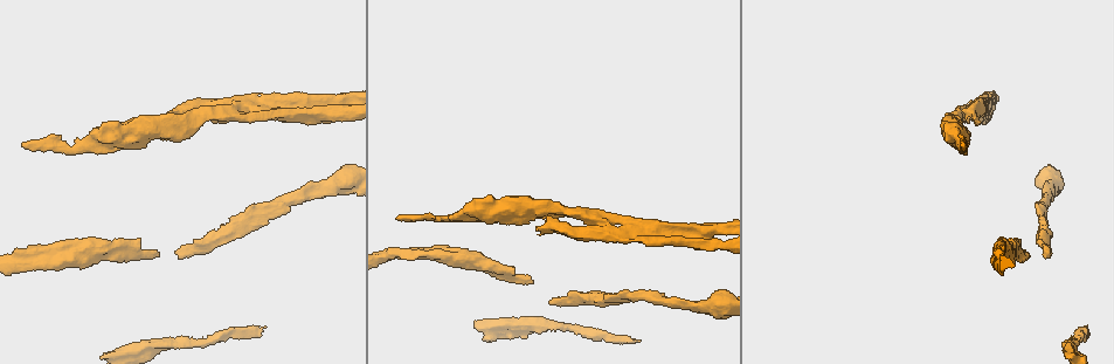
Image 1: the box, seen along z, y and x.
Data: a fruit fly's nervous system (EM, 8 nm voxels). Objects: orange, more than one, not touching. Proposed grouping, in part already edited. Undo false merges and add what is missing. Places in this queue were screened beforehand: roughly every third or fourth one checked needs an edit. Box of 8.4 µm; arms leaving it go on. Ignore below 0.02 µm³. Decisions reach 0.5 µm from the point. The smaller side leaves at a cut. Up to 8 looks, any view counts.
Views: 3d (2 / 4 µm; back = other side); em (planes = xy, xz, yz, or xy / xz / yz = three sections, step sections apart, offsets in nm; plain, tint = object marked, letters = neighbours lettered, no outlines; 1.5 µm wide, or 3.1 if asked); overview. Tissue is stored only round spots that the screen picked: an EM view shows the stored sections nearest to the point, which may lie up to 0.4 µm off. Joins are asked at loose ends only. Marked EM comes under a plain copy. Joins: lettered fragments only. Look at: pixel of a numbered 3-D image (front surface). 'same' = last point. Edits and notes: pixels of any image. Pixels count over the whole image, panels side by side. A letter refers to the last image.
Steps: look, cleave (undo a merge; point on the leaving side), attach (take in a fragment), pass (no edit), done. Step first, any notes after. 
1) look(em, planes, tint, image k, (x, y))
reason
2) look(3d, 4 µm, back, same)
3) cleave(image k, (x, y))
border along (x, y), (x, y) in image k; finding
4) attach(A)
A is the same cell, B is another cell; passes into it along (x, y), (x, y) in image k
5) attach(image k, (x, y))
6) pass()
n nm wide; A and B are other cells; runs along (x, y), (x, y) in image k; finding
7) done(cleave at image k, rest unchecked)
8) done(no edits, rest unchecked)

look(3d, 2 µm, image 1, (998, 250))
branch stops here

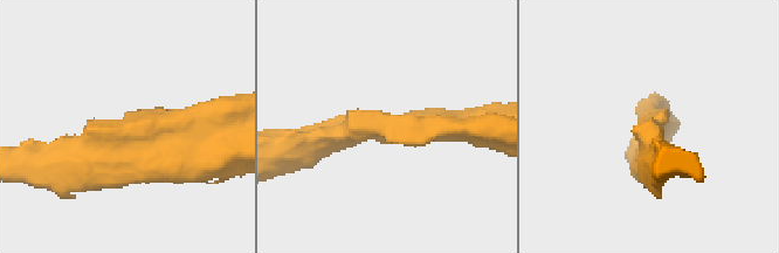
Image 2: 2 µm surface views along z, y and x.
look(em, planes, tint, image 2, (122, 119))
need the tissue

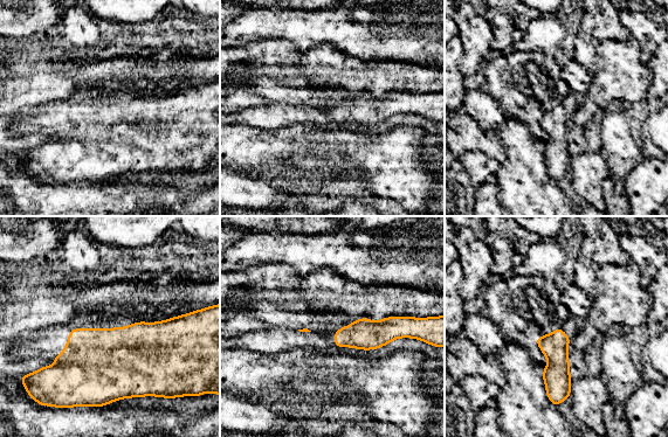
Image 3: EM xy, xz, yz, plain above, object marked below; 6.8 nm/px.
look(em, planes, letters, same)

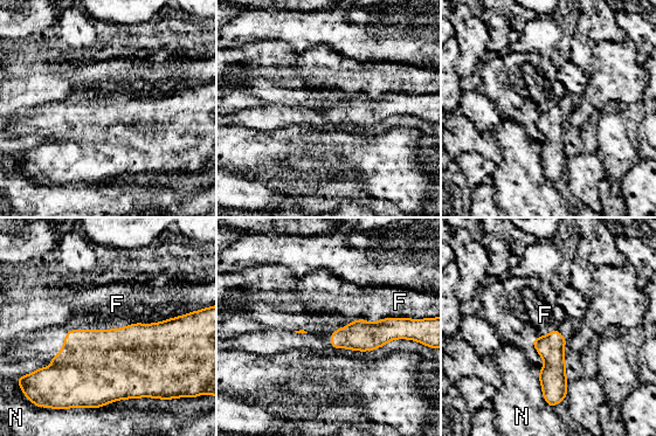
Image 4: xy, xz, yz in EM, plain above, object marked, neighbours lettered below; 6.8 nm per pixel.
pass()
F and N are other cells; runs along (556, 332), (553, 390), (547, 398) in image 4; none of them fits

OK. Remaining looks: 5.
look(em, planes, tint, image 1, (495, 265))
sudden change in width

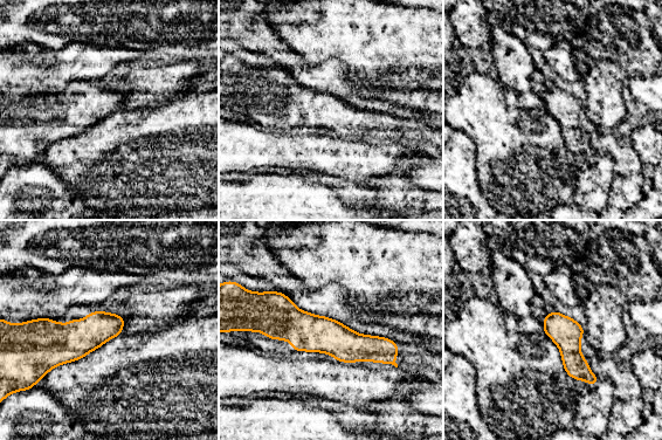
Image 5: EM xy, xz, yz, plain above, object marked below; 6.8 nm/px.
look(em, planes, letters, same)
what lies round it

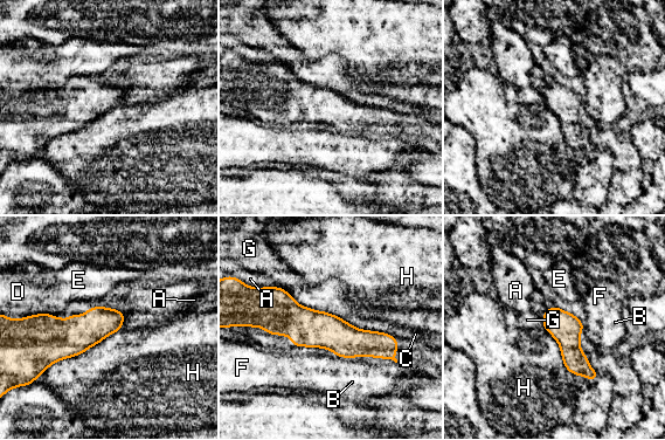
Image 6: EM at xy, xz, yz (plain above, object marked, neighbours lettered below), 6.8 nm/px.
pass()
A, B, C, D, E, F, G and H are other cells; border along (123, 328), (40, 375) in image 6; all the same neuron

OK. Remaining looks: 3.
look(3d, 4 µm, image 1, (479, 217))
sudden change in width

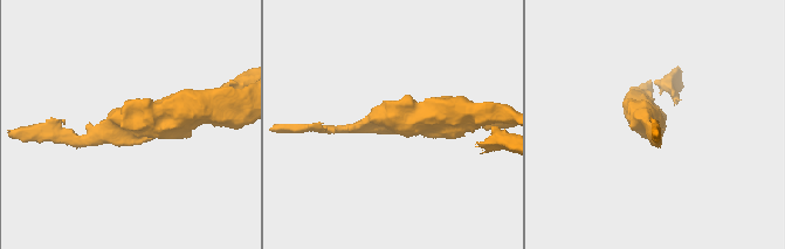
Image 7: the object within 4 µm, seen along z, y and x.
look(em, planes, tint, image 7, (388, 125))
need the tissue

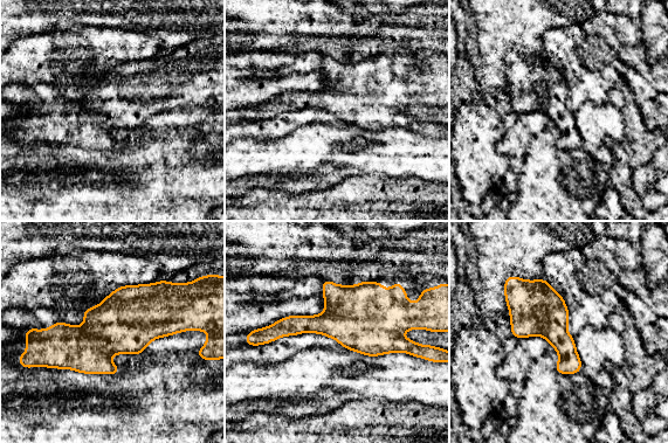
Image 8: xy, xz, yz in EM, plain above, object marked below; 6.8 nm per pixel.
look(em, planes, letters, same)

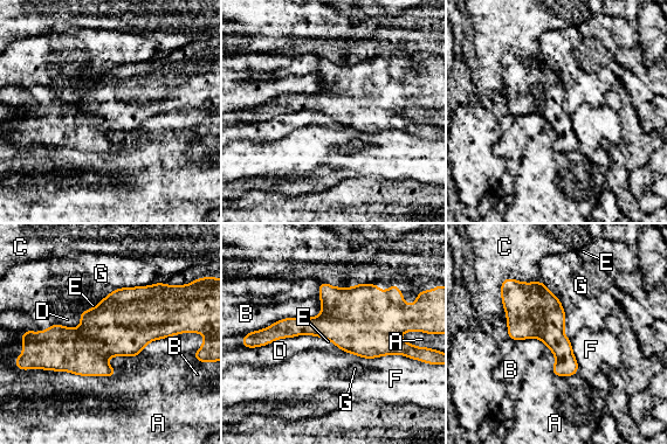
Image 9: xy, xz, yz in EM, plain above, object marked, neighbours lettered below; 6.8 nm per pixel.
pass()
280 nm wide; A, B, C, D, E, F and G are other cells; border along (98, 303), (83, 310), (78, 316) in image 9; all the same neuron

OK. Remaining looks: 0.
done(no edits, rest unchecked)

